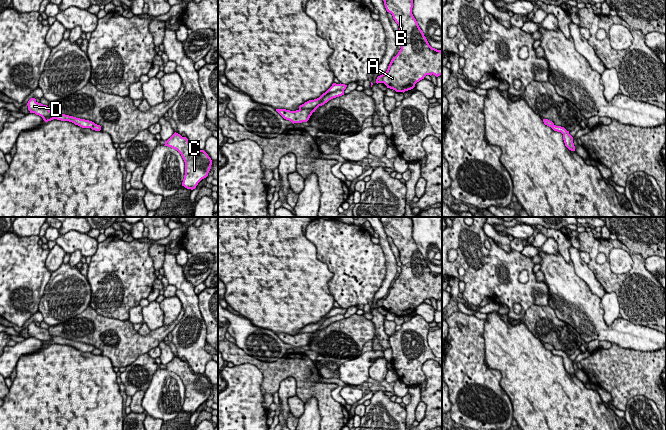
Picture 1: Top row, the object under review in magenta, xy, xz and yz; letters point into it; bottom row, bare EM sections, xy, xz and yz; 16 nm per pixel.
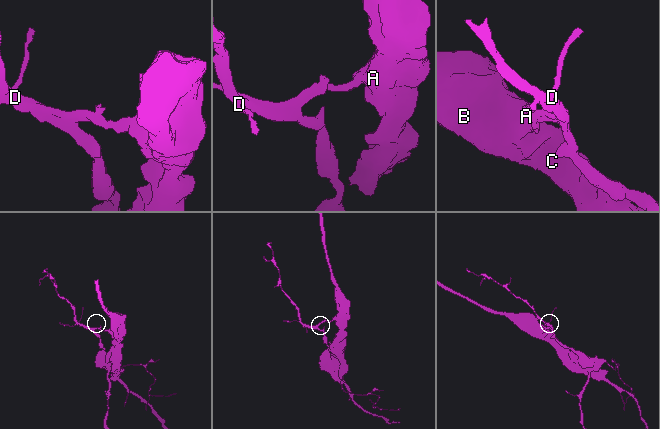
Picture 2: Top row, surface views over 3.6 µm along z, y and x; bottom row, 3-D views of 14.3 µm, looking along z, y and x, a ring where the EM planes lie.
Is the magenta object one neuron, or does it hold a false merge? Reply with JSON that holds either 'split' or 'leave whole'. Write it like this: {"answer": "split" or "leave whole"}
{"answer": "split"}

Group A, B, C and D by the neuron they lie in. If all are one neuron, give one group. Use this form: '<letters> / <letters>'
A B C / D

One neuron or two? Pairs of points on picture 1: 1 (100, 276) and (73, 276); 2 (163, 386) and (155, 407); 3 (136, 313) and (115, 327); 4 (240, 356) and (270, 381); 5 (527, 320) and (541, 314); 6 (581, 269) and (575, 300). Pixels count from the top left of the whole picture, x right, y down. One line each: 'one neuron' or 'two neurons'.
1: two neurons
2: one neuron
3: two neurons
4: one neuron
5: one neuron
6: two neurons

